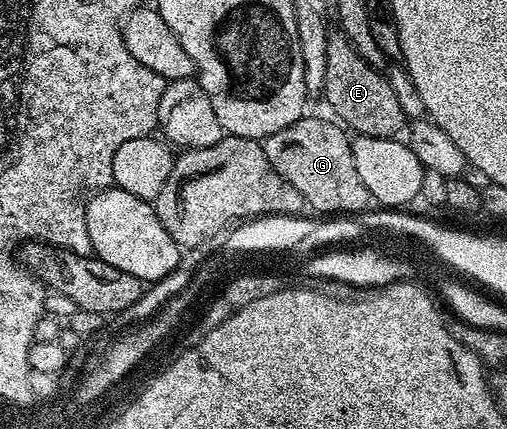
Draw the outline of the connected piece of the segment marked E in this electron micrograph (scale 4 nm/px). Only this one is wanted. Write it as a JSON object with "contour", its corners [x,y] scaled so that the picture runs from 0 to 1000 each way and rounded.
{"contour":[[[675,79],[649,84],[633,224],[657,256],[655,268],[702,315],[777,319],[787,312],[785,305],[791,294],[797,296],[803,280],[761,175],[728,154]]]}

